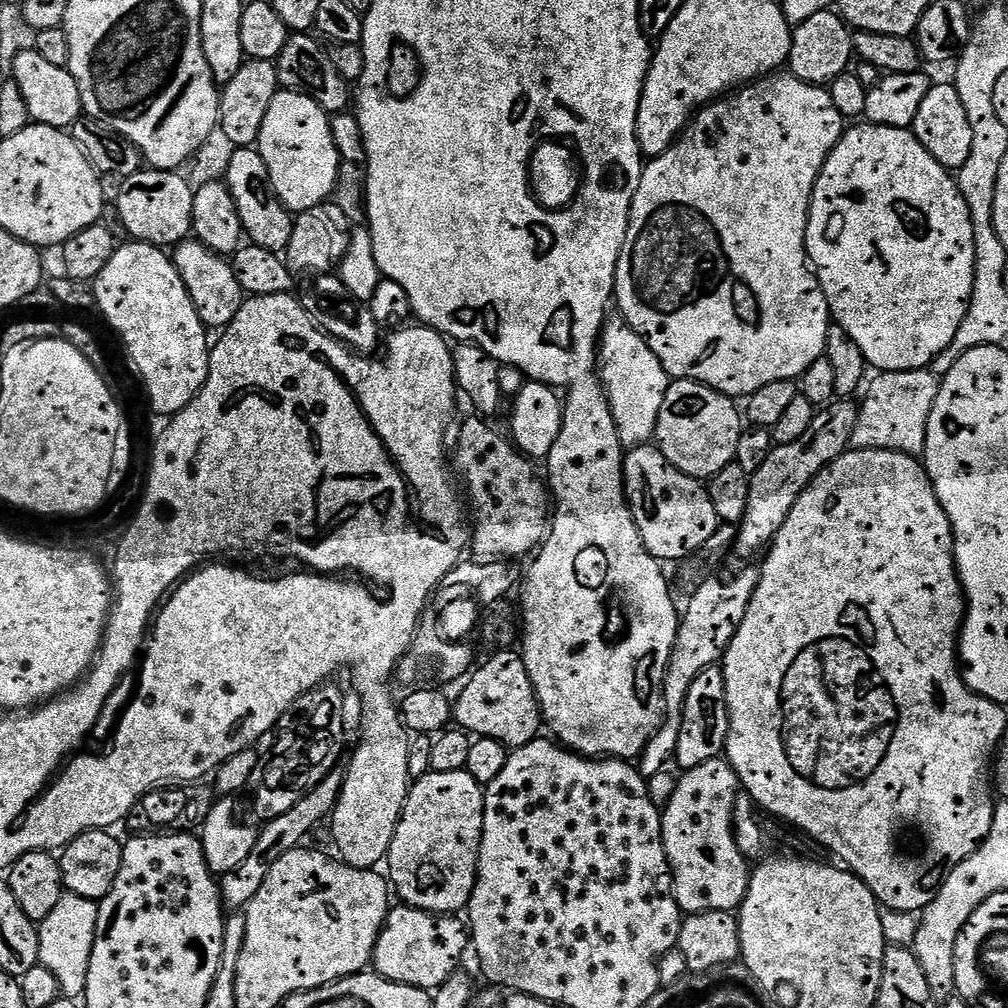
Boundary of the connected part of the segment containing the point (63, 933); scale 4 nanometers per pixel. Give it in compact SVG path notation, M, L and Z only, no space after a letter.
M65 891L64 896L58 898L58 906L54 906L54 910L50 910L50 914L46 914L46 918L39 921L40 964L46 966L46 970L50 970L54 978L58 978L60 991L67 999L79 1001L86 990L86 974L90 970L90 954L94 950L94 934L98 926L99 909L100 905L97 901Z

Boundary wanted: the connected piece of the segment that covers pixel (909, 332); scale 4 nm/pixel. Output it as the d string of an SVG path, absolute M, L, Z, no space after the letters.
M860 122L845 131L835 150L828 156L828 161L822 166L820 177L816 180L812 191L812 205L808 211L806 246L811 267L822 286L822 294L826 294L831 319L838 326L842 326L842 330L846 330L846 334L850 334L850 338L854 338L858 350L862 350L865 365L872 367L873 364L880 372L905 372L906 370L928 368L932 361L938 358L938 354L942 354L942 350L946 350L946 346L950 346L950 342L954 342L954 338L958 334L958 326L962 326L968 313L970 298L974 290L975 233L970 210L962 198L953 173L949 169L943 168L924 149L922 142L918 142L918 138L912 135L909 129Z

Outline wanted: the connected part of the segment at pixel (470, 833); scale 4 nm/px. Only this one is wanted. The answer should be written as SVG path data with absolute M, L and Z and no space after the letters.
M466 770L425 773L417 784L415 781L409 787L404 813L386 857L387 875L395 895L397 892L407 907L437 914L460 914L467 909L476 885L476 865L480 862L480 843L484 837L484 788Z

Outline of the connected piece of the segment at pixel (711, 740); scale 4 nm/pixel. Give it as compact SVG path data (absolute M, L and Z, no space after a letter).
M713 666L702 670L698 678L694 678L686 702L682 710L682 724L678 730L678 746L676 747L675 767L687 770L694 766L702 766L702 762L719 760L725 755L728 747L728 707L726 706L726 678L724 669Z

